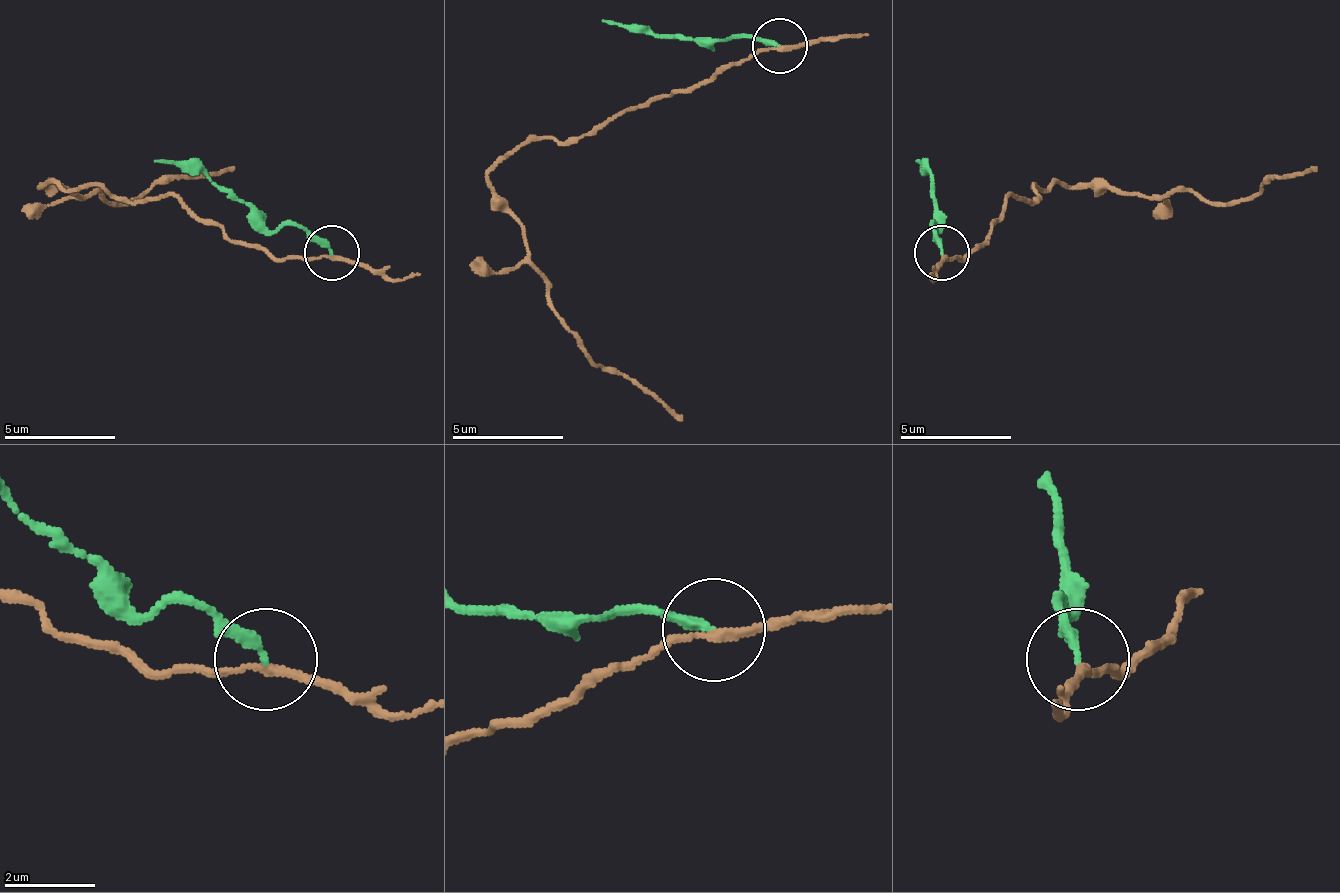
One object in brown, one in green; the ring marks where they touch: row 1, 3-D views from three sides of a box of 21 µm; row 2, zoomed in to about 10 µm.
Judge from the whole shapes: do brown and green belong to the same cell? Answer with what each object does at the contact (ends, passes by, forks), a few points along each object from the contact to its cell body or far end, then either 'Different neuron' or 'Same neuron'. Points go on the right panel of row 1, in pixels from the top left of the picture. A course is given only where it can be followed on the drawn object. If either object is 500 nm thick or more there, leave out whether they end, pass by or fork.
At the ring brown passes by. At the ring green ends. Course of brown: (943, 254), (960, 259), (987, 243), (1010, 198), (1032, 187), (1237, 204), (1315, 165). Course of green: (943, 254), (932, 226), (937, 232), (932, 176), (915, 159). Different neuron

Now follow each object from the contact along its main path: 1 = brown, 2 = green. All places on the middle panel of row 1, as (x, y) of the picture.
1: (781, 47), (720, 64), (681, 91), (564, 141), (525, 136), (487, 175), (575, 341), (681, 419)
2: (781, 47), (748, 36), (720, 41), (653, 36), (603, 19)

